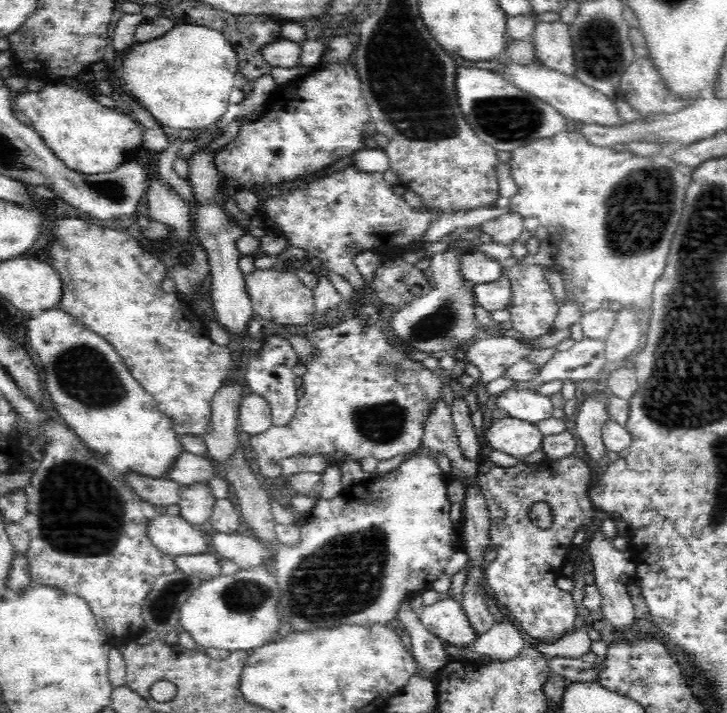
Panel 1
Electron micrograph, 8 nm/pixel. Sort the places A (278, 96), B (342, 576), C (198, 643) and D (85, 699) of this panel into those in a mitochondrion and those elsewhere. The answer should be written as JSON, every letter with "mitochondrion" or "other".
{"A":"other","B":"mitochondrion","C":"other","D":"other"}

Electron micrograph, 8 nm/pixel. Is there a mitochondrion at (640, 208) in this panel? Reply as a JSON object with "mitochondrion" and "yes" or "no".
{"mitochondrion":"yes"}

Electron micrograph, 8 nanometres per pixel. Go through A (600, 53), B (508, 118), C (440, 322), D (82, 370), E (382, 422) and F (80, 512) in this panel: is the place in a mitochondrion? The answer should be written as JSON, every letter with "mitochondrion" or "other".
{"A":"mitochondrion","B":"mitochondrion","C":"mitochondrion","D":"mitochondrion","E":"mitochondrion","F":"mitochondrion"}

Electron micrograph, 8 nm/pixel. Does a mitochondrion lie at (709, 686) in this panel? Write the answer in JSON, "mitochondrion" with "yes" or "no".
{"mitochondrion":"no"}

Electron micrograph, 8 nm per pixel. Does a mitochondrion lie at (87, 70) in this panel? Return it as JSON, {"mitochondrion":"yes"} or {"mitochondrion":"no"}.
{"mitochondrion":"no"}

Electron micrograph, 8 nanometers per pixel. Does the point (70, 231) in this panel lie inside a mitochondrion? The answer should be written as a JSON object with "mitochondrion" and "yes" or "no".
{"mitochondrion":"no"}

